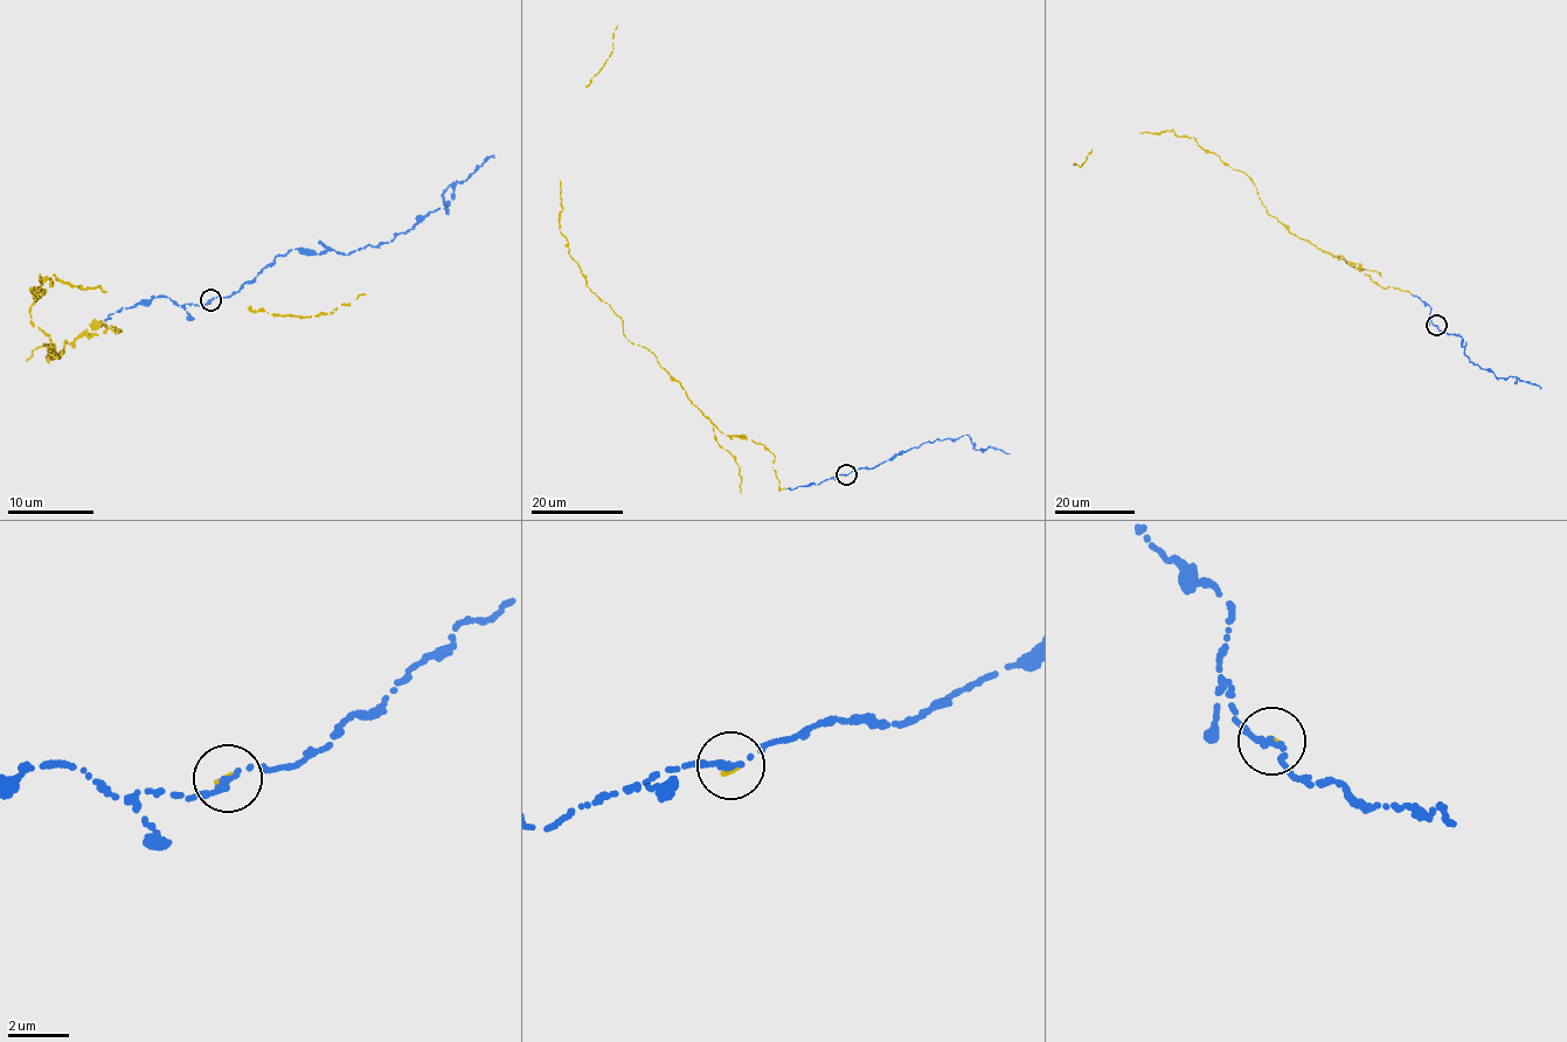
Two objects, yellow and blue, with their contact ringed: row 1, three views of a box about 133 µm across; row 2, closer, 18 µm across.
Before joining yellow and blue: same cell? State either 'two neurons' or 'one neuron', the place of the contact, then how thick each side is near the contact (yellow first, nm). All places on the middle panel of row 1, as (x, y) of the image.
one neuron | (846, 474) | 140/200 nm

